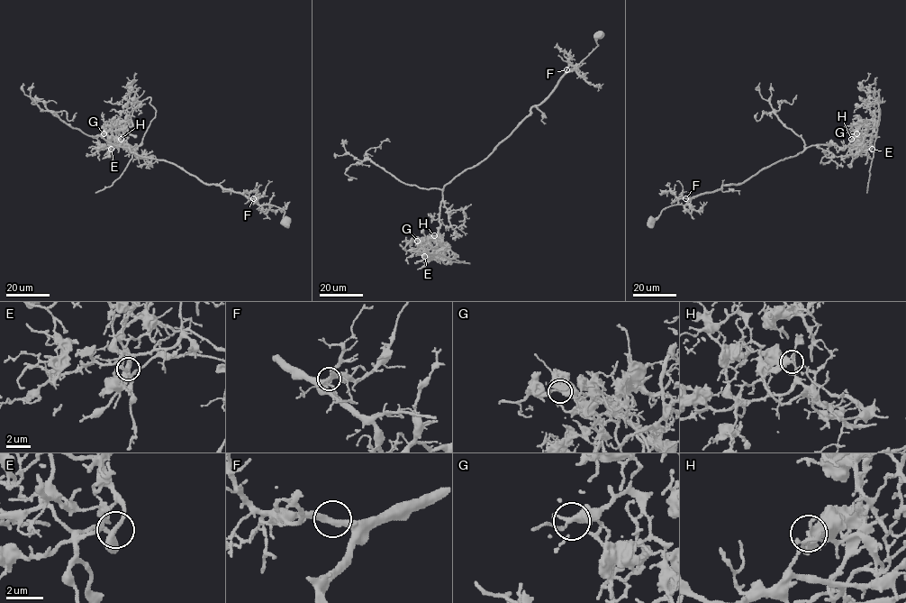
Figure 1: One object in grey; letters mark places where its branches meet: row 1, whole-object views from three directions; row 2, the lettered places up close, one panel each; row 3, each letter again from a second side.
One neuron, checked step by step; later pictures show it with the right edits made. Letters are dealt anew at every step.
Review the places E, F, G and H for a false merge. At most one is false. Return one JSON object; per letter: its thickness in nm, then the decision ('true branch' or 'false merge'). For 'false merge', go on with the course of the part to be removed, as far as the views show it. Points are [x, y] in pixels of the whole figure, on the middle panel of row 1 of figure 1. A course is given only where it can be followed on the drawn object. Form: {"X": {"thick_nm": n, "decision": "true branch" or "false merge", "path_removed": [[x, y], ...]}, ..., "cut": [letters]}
{"E": {"thick_nm": 360, "decision": "false merge", "path_removed": [[424, 255], [441, 257], [445, 259], [442, 262], [447, 264], [464, 260], [469, 263], [436, 254], [408, 251]]}, "F": {"thick_nm": 340, "decision": "true branch"}, "G": {"thick_nm": 360, "decision": "true branch"}, "H": {"thick_nm": 320, "decision": "true branch"}, "cut": ["E"]}

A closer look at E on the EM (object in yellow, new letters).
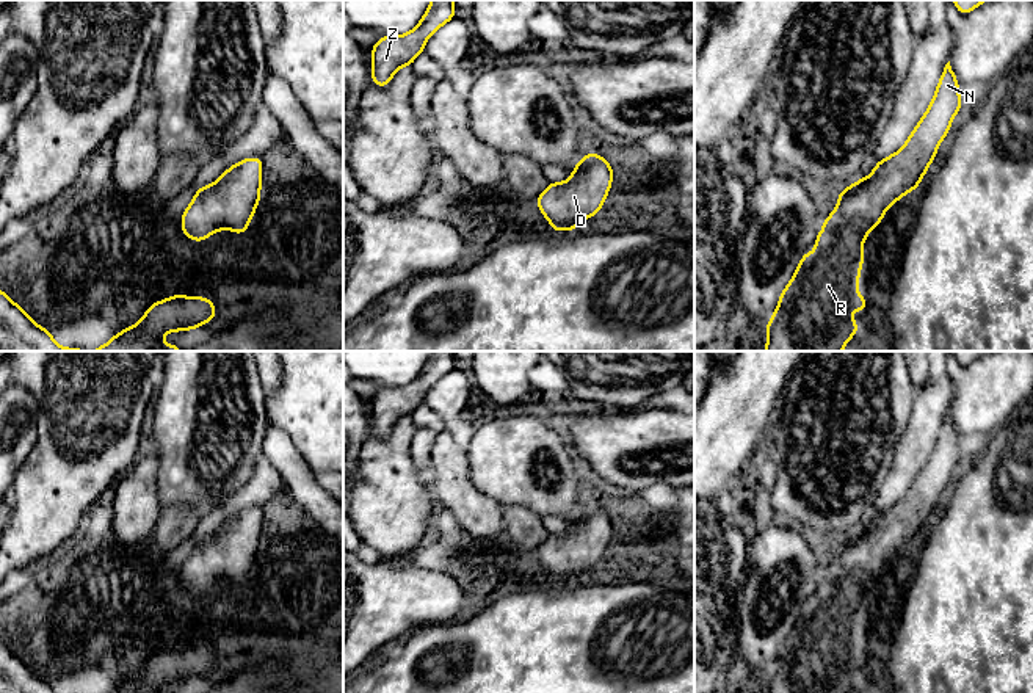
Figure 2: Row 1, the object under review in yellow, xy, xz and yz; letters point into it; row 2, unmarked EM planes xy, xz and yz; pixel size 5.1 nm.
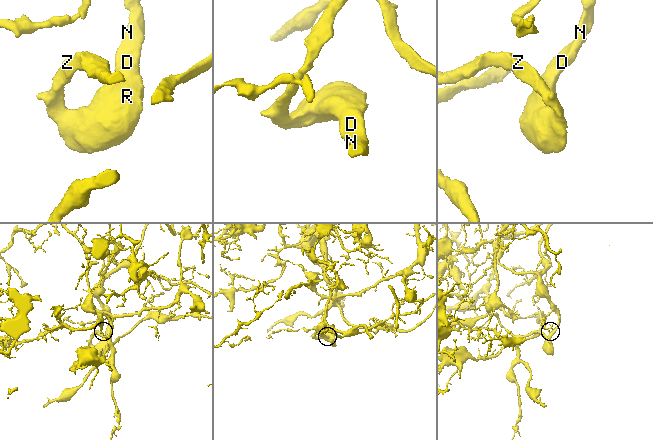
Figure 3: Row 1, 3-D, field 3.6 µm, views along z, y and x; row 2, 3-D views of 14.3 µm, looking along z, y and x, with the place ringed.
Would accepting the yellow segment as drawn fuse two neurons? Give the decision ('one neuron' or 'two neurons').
two neurons

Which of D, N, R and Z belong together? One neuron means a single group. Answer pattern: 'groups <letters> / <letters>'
groups D R Z / N

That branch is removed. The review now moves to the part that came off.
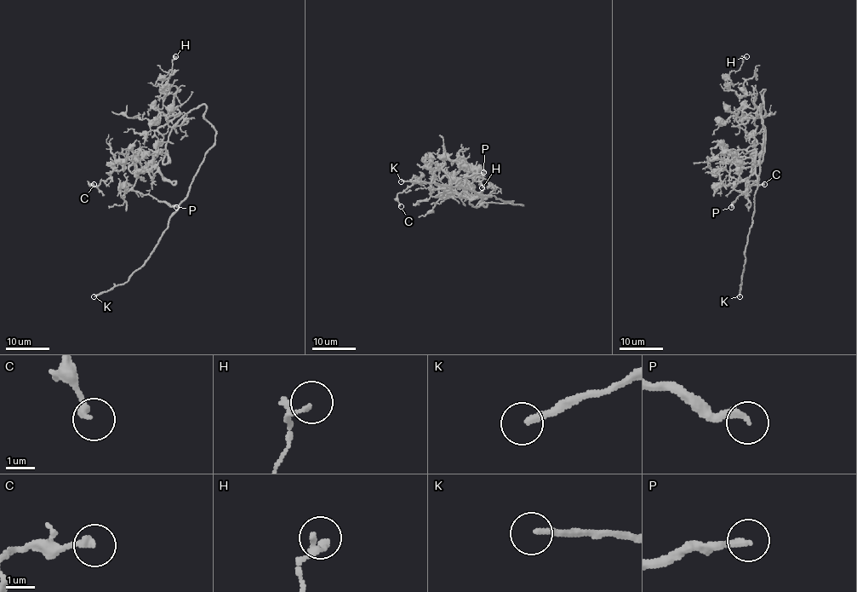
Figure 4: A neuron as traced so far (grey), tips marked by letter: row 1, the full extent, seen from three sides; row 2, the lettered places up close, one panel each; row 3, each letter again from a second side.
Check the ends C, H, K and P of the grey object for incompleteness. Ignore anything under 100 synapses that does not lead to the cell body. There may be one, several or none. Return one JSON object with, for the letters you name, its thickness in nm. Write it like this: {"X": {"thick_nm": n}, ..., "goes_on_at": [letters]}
{"K": {"thick_nm": 200}, "goes_on_at": ["K"]}

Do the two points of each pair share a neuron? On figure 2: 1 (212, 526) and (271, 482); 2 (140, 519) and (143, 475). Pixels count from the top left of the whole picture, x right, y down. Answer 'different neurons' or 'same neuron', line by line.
1: same neuron
2: same neuron

